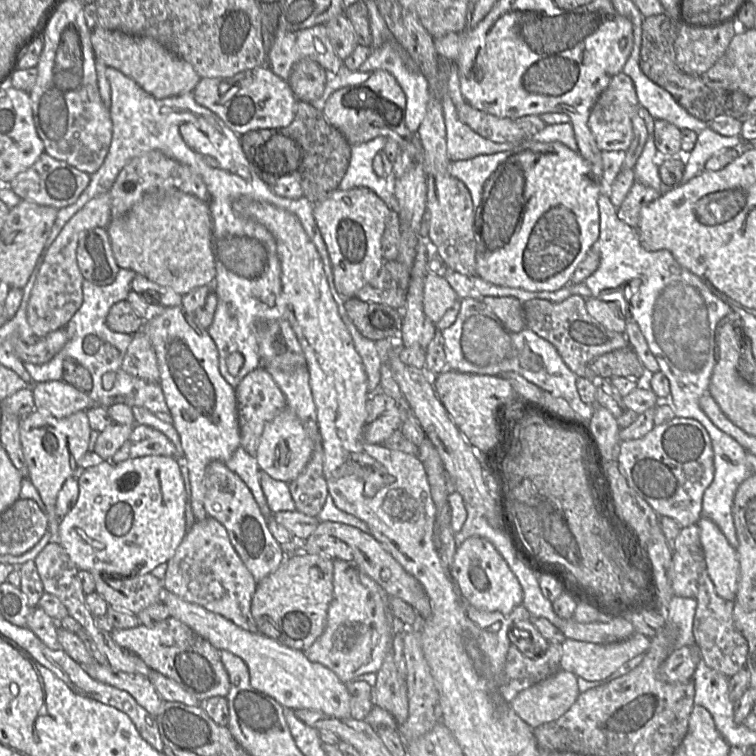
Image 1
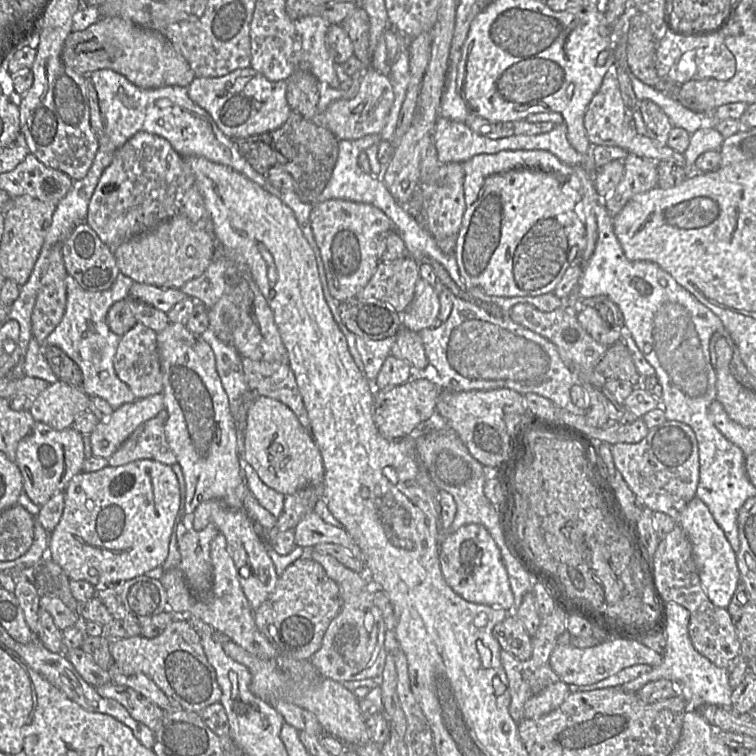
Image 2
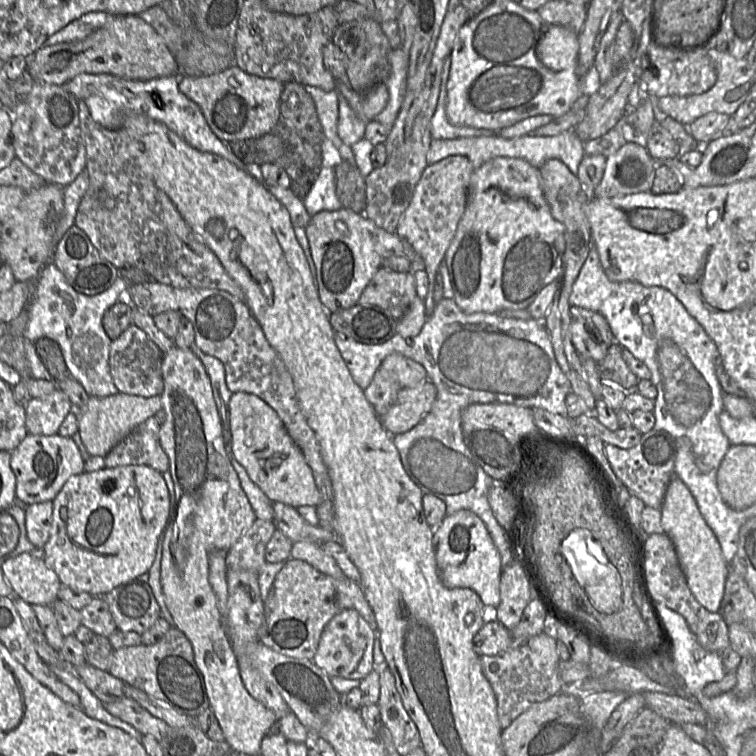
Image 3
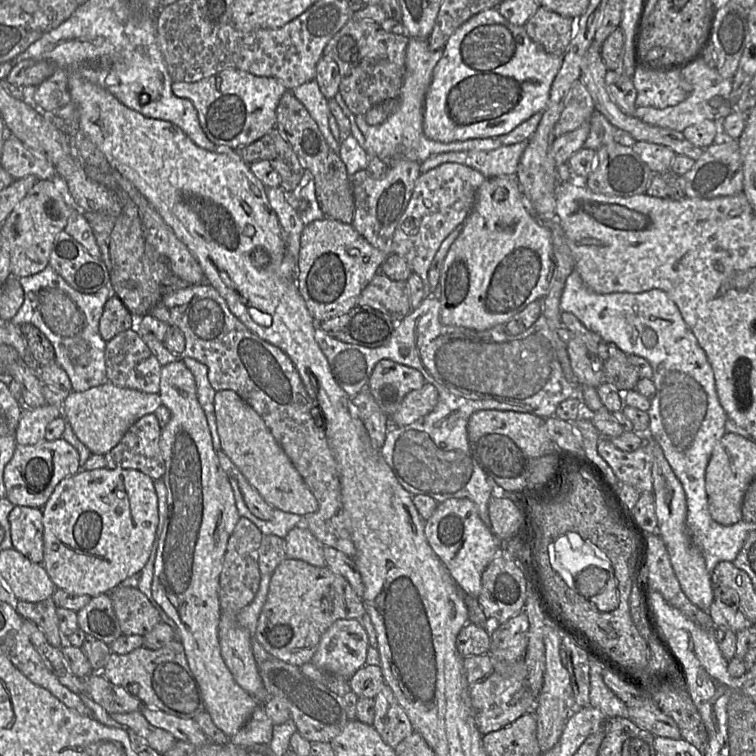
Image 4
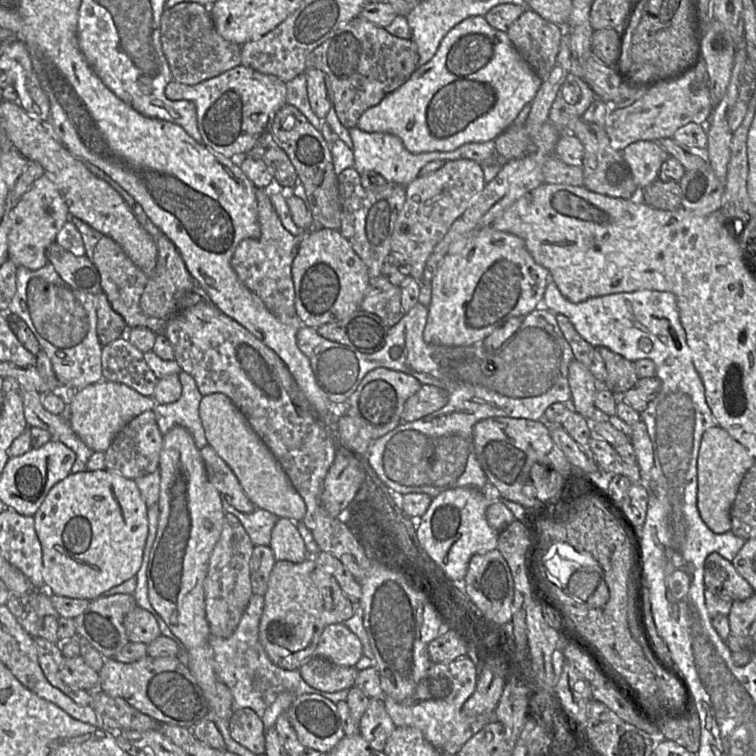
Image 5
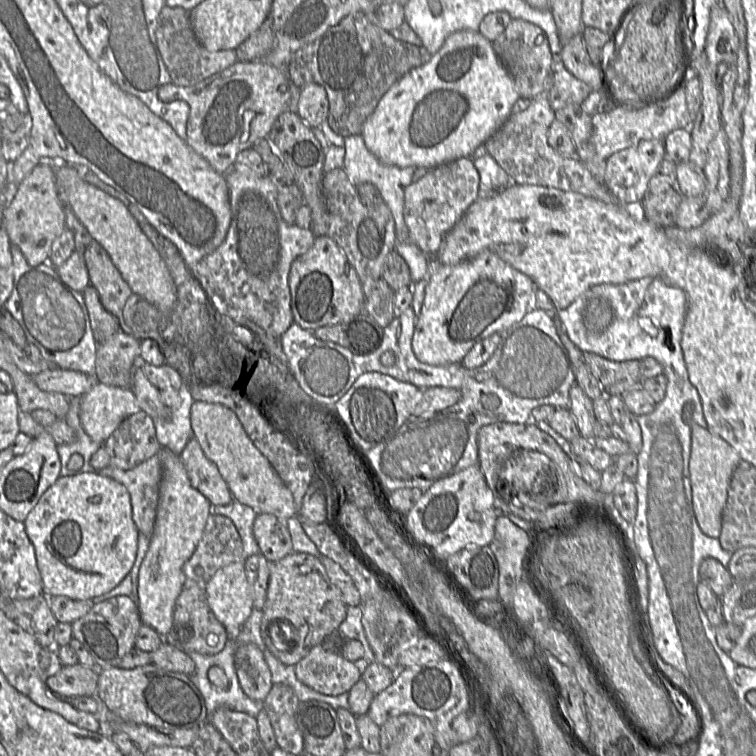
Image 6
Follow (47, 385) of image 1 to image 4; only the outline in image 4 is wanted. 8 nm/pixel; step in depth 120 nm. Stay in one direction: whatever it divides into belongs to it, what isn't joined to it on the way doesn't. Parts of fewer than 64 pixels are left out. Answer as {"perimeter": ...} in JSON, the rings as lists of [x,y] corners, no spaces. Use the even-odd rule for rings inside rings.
{"perimeter":[[[62,405],[23,407],[15,433],[17,446],[34,445],[46,441],[45,432],[48,424],[60,416],[62,416]]]}

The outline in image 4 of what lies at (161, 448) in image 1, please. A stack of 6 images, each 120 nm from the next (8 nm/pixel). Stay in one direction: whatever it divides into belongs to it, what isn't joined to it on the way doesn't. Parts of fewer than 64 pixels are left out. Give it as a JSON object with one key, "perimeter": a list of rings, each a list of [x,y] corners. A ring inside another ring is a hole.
{"perimeter":[[[154,413],[137,420],[120,442],[105,454],[106,468],[135,469],[153,480],[163,477],[165,461],[160,449],[162,428]]]}

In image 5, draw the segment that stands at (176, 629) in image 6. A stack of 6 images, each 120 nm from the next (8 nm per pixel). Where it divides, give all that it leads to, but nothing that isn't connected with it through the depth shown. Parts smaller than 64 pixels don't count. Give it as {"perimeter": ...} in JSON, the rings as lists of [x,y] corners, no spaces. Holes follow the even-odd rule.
{"perimeter":[[[226,513],[220,538],[210,557],[204,580],[206,618],[211,636],[229,638],[237,628],[251,597],[250,560],[255,545],[240,520]]]}

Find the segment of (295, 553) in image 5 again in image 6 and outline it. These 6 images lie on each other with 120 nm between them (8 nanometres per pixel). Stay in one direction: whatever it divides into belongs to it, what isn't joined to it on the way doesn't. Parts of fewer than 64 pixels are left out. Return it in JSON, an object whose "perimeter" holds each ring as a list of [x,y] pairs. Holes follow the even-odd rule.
{"perimeter":[[[258,513],[253,524],[253,535],[269,562],[278,561],[293,553],[292,539],[286,523],[269,513]]]}

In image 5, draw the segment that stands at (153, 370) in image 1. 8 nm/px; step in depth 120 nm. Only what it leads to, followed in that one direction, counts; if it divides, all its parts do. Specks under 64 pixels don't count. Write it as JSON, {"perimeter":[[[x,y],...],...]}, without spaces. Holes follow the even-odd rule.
{"perimeter":[[[124,336],[102,347],[103,380],[124,384],[152,397],[158,378],[148,367],[144,354]]]}

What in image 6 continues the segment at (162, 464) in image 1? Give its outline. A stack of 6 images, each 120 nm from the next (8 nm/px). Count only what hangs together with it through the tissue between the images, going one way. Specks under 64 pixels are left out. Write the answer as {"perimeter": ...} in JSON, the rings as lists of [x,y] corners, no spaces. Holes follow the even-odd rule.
{"perimeter":[[[93,470],[90,472],[59,477],[44,492],[35,507],[29,512],[24,521],[24,526],[35,549],[37,567],[42,578],[43,595],[45,596],[65,596],[74,600],[87,600],[108,593],[118,586],[130,573],[136,559],[139,531],[132,518],[132,505],[129,491],[122,483],[101,475],[99,471]]]}

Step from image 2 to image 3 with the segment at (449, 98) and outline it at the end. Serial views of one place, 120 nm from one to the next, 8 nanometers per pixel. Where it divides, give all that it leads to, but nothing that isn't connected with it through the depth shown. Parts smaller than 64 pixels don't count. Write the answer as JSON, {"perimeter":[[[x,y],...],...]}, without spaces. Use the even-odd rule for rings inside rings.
{"perimeter":[[[450,60],[444,63],[441,89],[436,111],[431,119],[431,137],[435,139],[456,139],[462,137],[494,136],[495,132],[486,129],[476,129],[467,126],[455,126],[449,122],[446,115],[446,82],[449,76]]]}

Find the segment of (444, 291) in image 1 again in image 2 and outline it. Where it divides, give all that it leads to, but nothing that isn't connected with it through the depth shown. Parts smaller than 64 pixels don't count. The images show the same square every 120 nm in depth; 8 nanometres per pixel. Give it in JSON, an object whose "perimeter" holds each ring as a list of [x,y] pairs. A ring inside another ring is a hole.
{"perimeter":[[[419,278],[410,305],[402,313],[402,326],[419,332],[433,326],[440,310],[437,289]]]}

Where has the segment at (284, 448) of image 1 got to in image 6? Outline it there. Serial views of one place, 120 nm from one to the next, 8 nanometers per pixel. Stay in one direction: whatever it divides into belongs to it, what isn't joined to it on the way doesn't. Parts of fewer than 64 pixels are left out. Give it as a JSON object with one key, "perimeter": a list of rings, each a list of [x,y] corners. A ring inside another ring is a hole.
{"perimeter":[[[194,401],[190,420],[193,438],[198,440],[206,457],[216,464],[235,500],[258,513],[273,514],[281,520],[297,515],[291,491],[249,438],[234,411],[218,403]]]}

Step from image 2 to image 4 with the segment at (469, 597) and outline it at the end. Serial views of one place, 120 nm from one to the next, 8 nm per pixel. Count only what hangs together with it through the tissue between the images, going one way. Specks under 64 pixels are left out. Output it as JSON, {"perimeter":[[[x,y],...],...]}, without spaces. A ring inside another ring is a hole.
{"perimeter":[[[452,498],[439,503],[432,516],[425,521],[424,532],[429,545],[446,566],[459,587],[464,593],[477,597],[481,591],[482,573],[496,557],[497,551],[501,549],[501,541],[481,520],[476,505],[467,498]]]}

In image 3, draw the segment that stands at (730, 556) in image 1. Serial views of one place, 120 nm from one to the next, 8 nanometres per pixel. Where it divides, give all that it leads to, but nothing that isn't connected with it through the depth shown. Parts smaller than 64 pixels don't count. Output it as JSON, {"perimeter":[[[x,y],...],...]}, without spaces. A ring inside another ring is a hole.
{"perimeter":[[[676,474],[672,476],[667,486],[660,512],[663,533],[674,544],[679,564],[691,592],[708,611],[719,612],[730,564],[725,561],[721,546],[702,517],[693,495]]]}

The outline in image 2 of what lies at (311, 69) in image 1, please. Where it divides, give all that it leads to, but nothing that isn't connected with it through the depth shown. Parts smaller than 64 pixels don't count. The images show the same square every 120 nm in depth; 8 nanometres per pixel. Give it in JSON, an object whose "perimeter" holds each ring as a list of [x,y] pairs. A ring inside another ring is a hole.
{"perimeter":[[[298,70],[286,80],[286,85],[286,99],[292,112],[309,120],[316,119],[320,97],[319,80],[307,70]]]}

